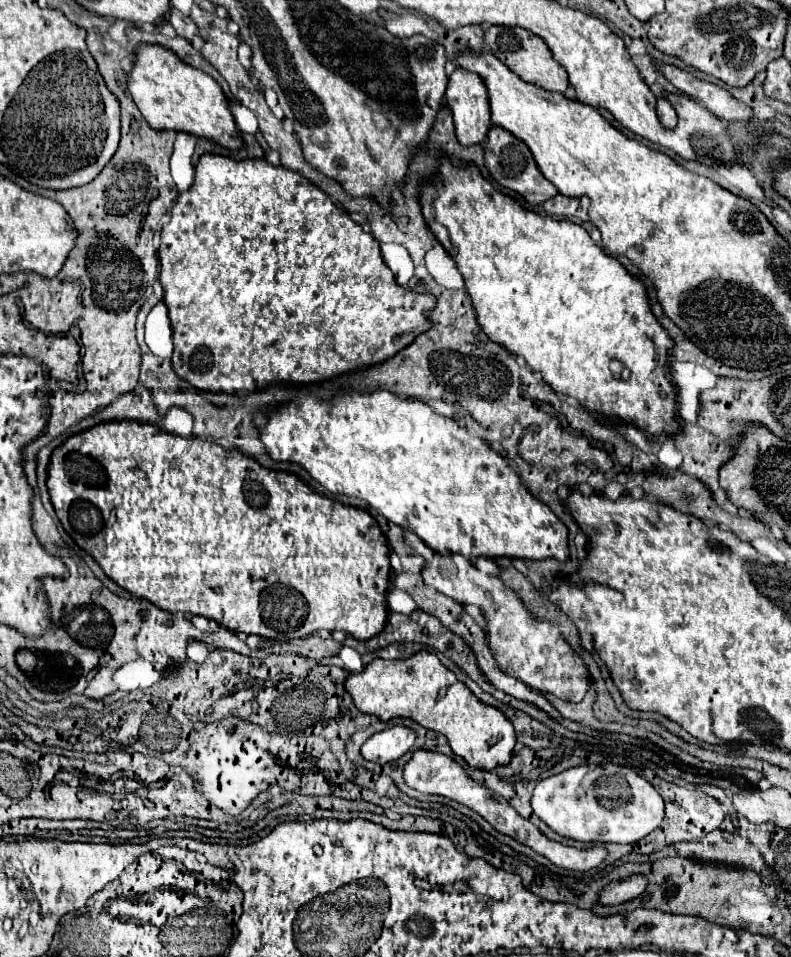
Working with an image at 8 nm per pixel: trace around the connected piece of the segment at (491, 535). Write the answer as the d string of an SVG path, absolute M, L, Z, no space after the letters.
M378 390L374 394L338 394L330 402L322 402L320 398L316 398L312 394L306 394L306 396L294 398L294 402L290 402L290 404L284 404L284 406L278 406L278 408L270 410L268 424L260 432L260 440L266 444L266 450L274 460L300 464L316 482L320 482L332 494L344 494L344 496L368 502L372 508L376 508L390 522L402 526L404 530L414 532L434 552L460 554L460 556L468 558L470 564L474 564L476 558L492 558L492 560L494 558L522 558L522 560L556 558L558 562L568 560L568 528L558 520L558 516L544 502L540 502L534 494L530 494L530 490L522 484L520 476L508 466L508 462L498 452L494 452L490 448L488 442L484 442L476 436L470 436L452 418L444 418L444 416L436 414L422 400L414 400L414 398L402 400L402 398L398 398L398 396L394 396L386 390Z

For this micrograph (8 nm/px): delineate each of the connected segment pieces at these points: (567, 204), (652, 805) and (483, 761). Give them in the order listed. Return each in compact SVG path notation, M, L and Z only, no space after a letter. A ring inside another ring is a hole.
M558 194L552 200L546 200L542 204L546 214L558 216L558 218L576 218L586 222L588 220L588 200L586 198L566 198Z
M586 764L538 782L532 796L532 808L550 830L584 844L638 842L648 832L654 832L664 818L664 802L656 788L632 768L616 764L606 768L598 764ZM596 794L600 794L600 802Z
M426 650L406 660L374 660L360 674L348 676L344 688L350 692L356 708L364 714L372 714L384 722L392 718L410 718L428 730L444 734L452 752L462 756L470 766L476 766L478 770L494 770L496 766L504 766L516 752L518 740L512 722L498 708L482 704L462 682L456 680L456 676L436 658L436 654L430 654Z

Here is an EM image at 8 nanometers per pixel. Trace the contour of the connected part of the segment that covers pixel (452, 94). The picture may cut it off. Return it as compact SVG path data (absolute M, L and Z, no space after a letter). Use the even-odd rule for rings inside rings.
M456 68L448 78L446 106L452 112L456 138L462 146L480 144L490 130L488 94L474 72Z

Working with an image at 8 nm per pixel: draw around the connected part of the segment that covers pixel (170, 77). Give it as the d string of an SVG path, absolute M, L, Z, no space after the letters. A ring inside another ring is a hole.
M140 46L136 64L128 74L128 88L138 110L154 130L188 132L228 150L238 150L242 146L242 132L234 122L228 98L218 82L212 76L178 62L170 50L162 46Z

